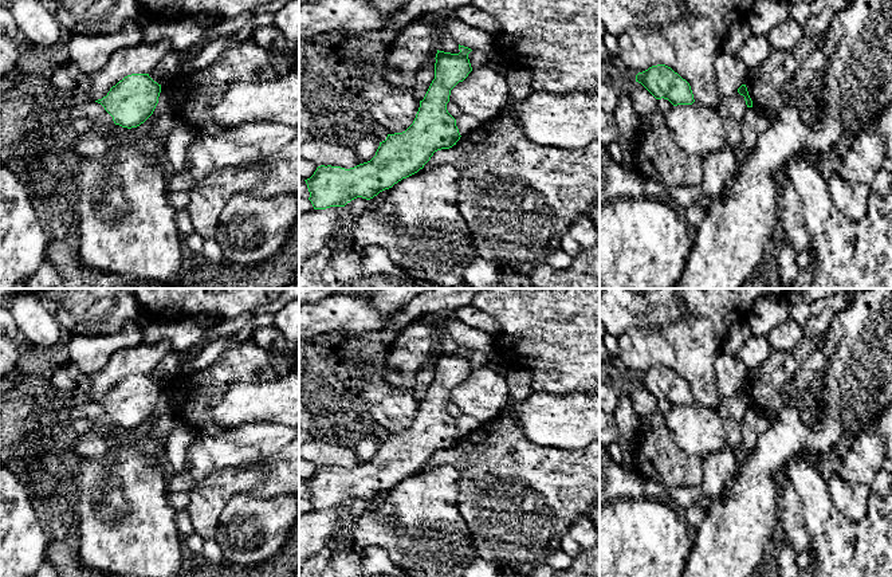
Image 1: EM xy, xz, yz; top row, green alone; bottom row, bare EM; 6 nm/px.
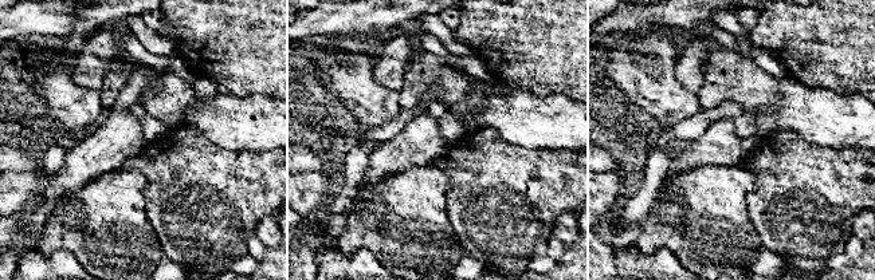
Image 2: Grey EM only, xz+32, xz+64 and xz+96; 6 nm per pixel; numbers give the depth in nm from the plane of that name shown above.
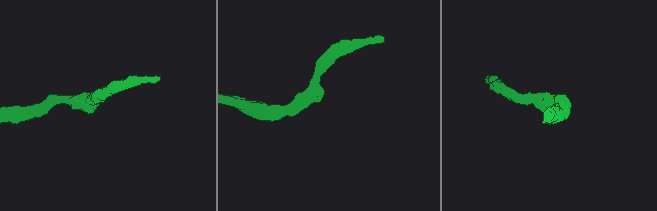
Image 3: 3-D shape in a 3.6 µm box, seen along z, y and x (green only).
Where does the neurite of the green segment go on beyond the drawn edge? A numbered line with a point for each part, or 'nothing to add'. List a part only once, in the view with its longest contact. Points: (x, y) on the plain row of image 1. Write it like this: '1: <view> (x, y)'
nothing to add

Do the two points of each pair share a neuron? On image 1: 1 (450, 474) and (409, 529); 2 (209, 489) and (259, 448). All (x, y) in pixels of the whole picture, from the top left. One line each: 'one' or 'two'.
1: one
2: two

